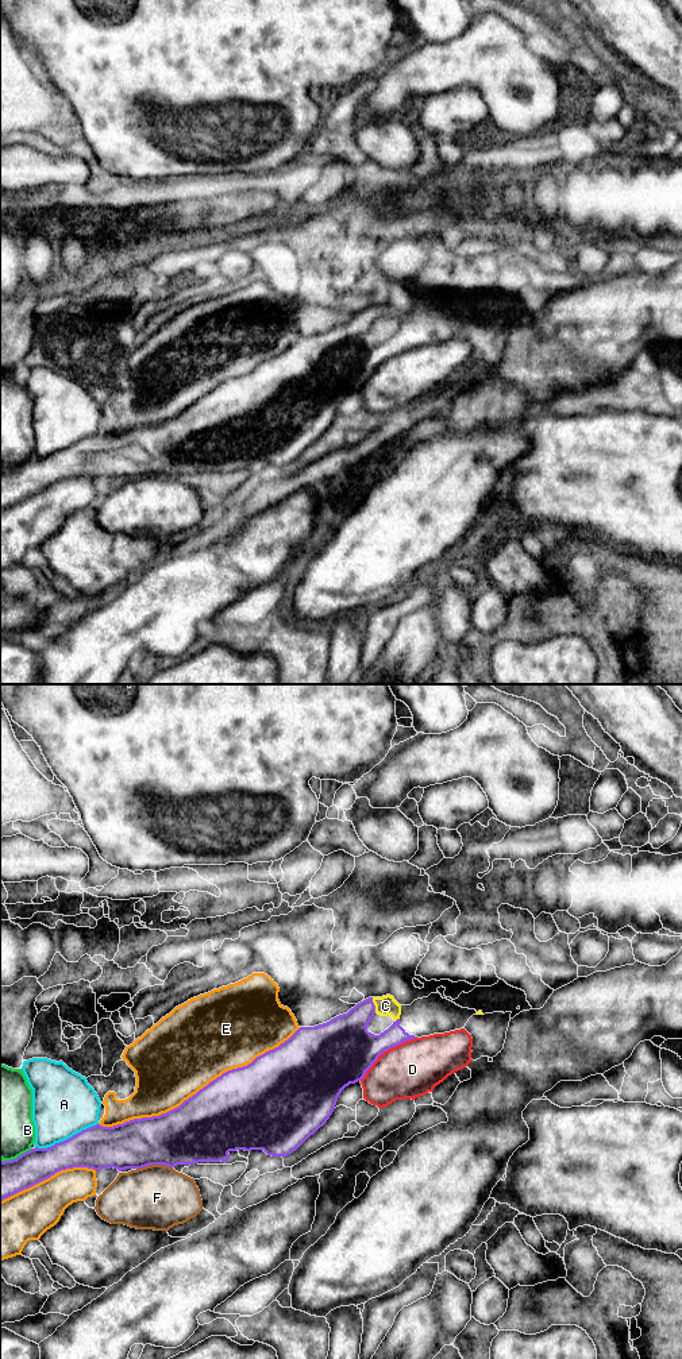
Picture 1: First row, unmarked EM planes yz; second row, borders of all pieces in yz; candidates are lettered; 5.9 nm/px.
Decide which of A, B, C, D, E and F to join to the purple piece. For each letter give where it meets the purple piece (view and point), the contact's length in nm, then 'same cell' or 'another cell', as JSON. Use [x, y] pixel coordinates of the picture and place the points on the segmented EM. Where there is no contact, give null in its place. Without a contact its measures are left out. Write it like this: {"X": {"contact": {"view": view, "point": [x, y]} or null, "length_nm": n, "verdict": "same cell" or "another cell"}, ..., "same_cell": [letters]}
{"A": {"contact": {"view": "yz", "point": [66, 1139]}, "length_nm": 400, "verdict": "another cell"}, "B": {"contact": {"view": "yz", "point": [18, 1157]}, "length_nm": 200, "verdict": "another cell"}, "C": {"contact": {"view": "yz", "point": [374, 1006]}, "length_nm": 100, "verdict": "same cell"}, "D": {"contact": {"view": "yz", "point": [385, 1050]}, "length_nm": 440, "verdict": "another cell"}, "E": {"contact": {"view": "yz", "point": [200, 1089]}, "length_nm": 1350, "verdict": "another cell"}, "F": {"contact": {"view": "yz", "point": [154, 1163]}, "length_nm": 220, "verdict": "another cell"}, "same_cell": ["C"]}

